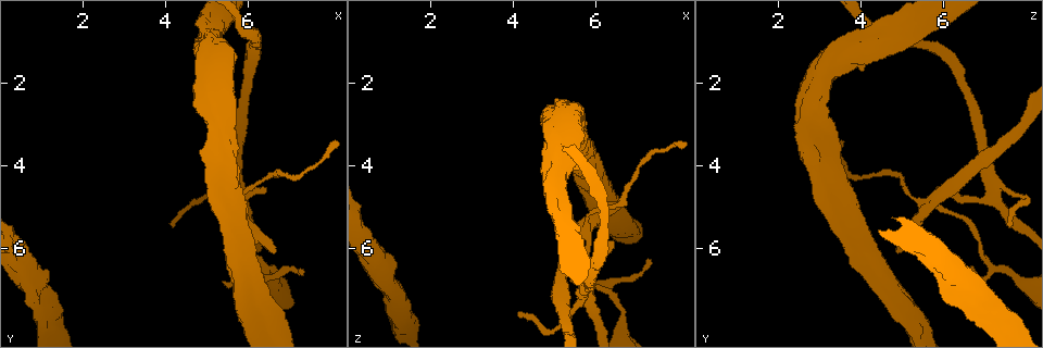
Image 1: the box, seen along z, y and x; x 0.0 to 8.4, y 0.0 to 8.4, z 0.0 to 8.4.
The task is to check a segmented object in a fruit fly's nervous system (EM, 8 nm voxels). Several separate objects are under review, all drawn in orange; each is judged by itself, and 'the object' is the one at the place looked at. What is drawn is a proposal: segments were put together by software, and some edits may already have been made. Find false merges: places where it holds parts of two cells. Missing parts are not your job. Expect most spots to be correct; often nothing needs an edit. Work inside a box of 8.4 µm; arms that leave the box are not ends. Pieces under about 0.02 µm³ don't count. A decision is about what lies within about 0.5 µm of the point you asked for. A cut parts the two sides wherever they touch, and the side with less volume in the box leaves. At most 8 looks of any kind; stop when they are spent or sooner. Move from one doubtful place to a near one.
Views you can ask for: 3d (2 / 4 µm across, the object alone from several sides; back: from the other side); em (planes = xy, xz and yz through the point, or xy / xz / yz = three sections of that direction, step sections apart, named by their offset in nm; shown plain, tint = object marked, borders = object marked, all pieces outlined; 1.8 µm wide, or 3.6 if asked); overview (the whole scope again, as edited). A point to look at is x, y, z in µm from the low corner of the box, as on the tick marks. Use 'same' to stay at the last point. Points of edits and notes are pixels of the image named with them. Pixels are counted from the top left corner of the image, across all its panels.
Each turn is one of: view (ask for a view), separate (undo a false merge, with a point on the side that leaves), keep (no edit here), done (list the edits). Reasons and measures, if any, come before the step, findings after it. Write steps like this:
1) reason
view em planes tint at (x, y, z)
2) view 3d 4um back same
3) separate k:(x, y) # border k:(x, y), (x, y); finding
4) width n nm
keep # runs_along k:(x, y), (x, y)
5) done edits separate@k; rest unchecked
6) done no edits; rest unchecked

view 3d 4um back at (5.50, 3.50, 2.90)

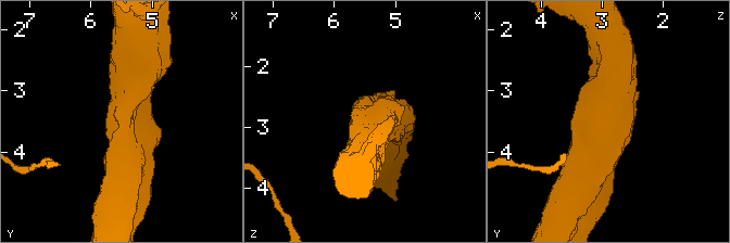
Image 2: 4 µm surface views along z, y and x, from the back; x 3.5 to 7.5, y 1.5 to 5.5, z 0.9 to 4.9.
shape alone is not enough
view em 3.6um xz step 16 tint at (5.50, 3.50, 2.90)

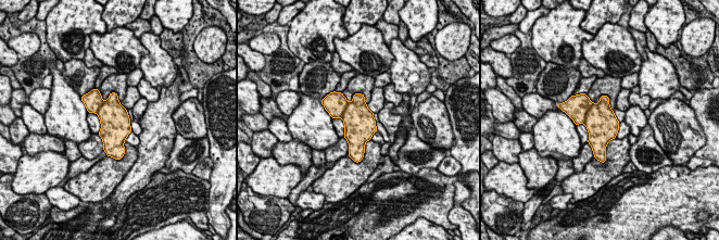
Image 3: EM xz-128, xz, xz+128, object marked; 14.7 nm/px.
another direction
view em 3.6um xy step 4 tint same

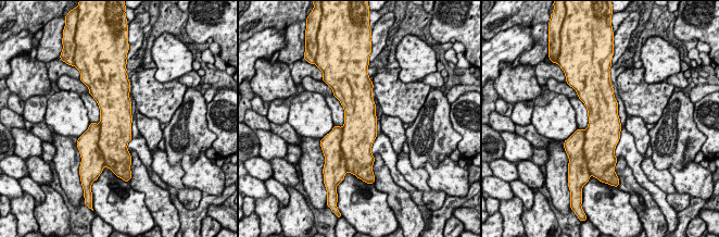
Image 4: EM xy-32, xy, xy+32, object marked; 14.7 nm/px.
width 500 nm
keep # continuous, no second cell

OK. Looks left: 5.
narrows sharply
view 3d 2um at (5.80, 4.85, 5.65)

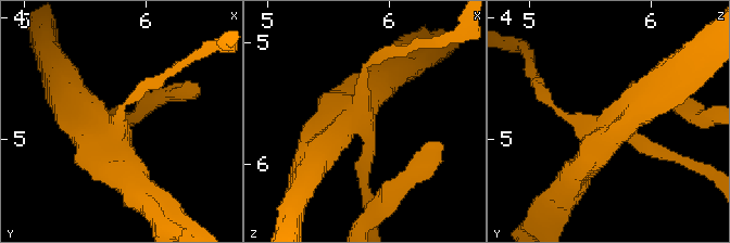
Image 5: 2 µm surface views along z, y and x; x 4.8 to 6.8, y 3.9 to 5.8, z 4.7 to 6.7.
arms 4; shape alone is not enough
view em xz step 8 tint at (5.74, 4.92, 5.64)

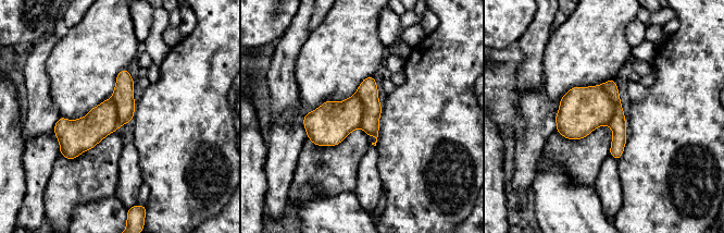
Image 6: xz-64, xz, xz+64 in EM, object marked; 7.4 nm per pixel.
view em planes tint same

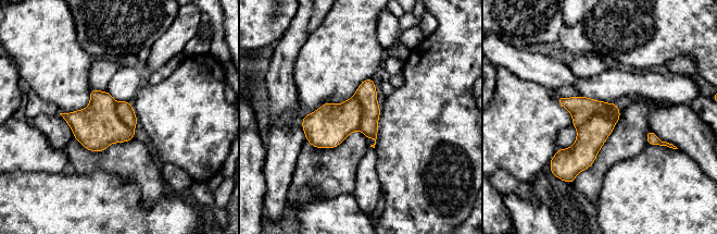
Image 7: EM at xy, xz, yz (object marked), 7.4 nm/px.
separate 7:(591, 135) # border 7:(615, 122), (593, 114), (577, 128); two cells meet here

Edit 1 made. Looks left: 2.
view overview

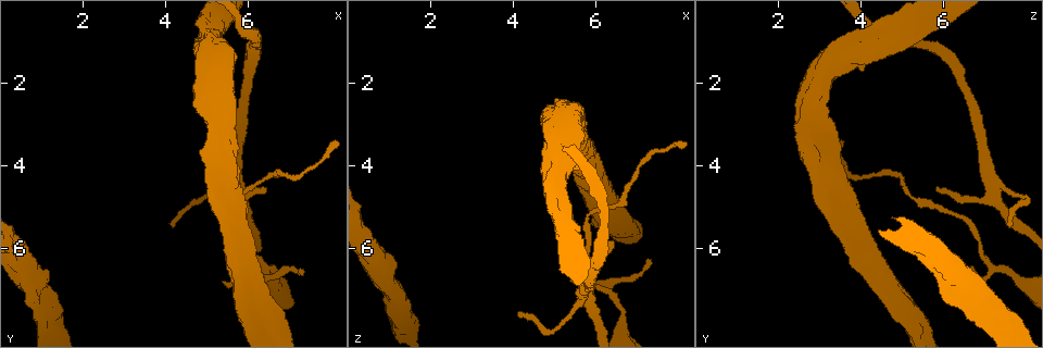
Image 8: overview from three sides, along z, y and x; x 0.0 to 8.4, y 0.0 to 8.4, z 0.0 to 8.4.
branch point
view em 3.6um xz step 8 tint at (6.05, 6.80, 4.60)

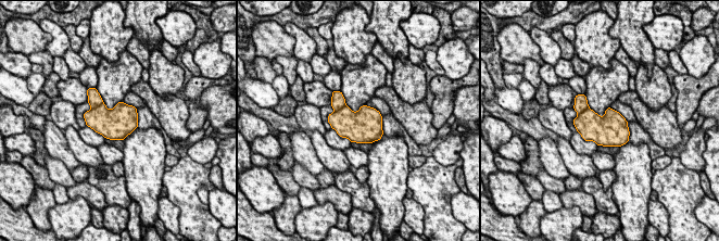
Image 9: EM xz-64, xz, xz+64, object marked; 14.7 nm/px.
keep # one cell here

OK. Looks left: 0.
done edits separate@7; rest unchecked

